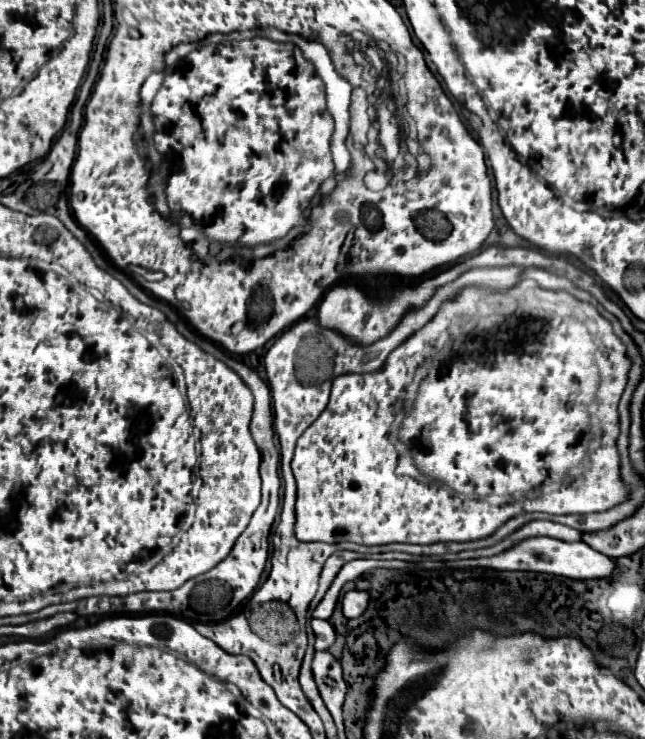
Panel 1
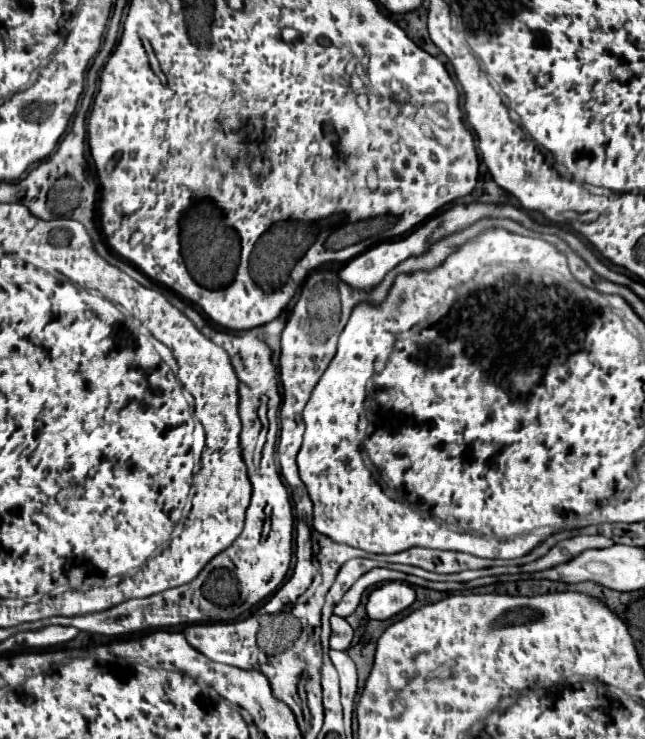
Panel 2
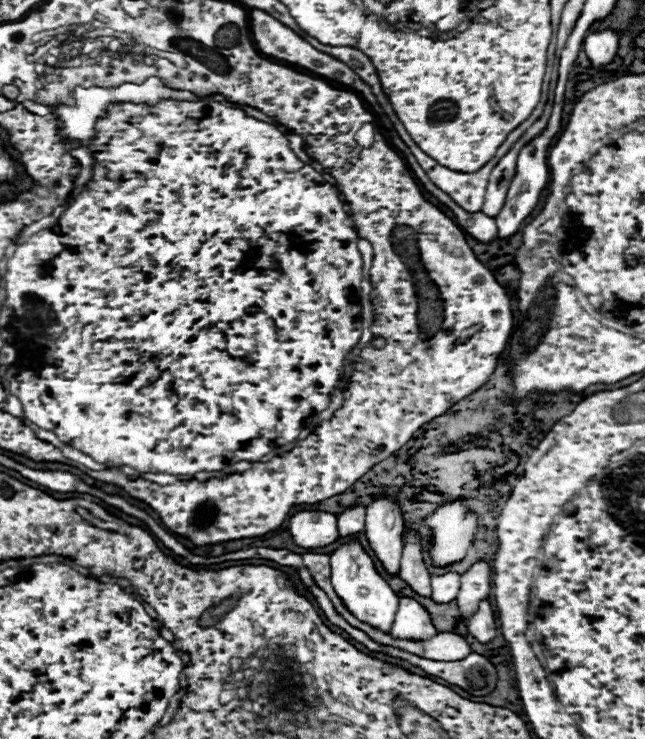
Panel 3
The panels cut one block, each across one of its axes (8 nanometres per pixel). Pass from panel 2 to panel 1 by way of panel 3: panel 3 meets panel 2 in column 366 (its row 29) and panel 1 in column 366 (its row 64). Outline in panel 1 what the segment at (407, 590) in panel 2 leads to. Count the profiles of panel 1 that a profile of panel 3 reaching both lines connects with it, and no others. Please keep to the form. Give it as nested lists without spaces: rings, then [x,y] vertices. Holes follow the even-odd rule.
[[[346,592],[342,598],[342,612],[346,618],[356,618],[360,616],[368,606],[368,594],[366,592]]]

